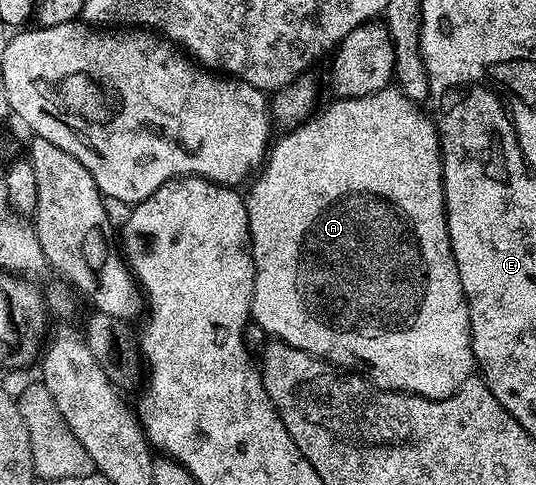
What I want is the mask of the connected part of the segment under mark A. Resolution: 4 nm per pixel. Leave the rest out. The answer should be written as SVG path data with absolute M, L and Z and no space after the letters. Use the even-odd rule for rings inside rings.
M389 85L366 97L336 99L324 112L321 110L315 117L309 118L308 122L285 130L284 136L277 143L275 140L271 144L258 174L251 180L252 192L247 192L246 195L248 228L254 257L254 293L250 319L273 340L288 343L314 359L331 363L333 367L351 369L381 391L398 391L421 395L427 399L445 399L453 395L467 379L473 378L477 365L472 352L470 313L468 304L464 302L462 277L458 277L458 265L454 261L450 245L448 218L444 208L440 138L435 122L420 110L417 104L410 101L410 97L402 94L399 87Z

